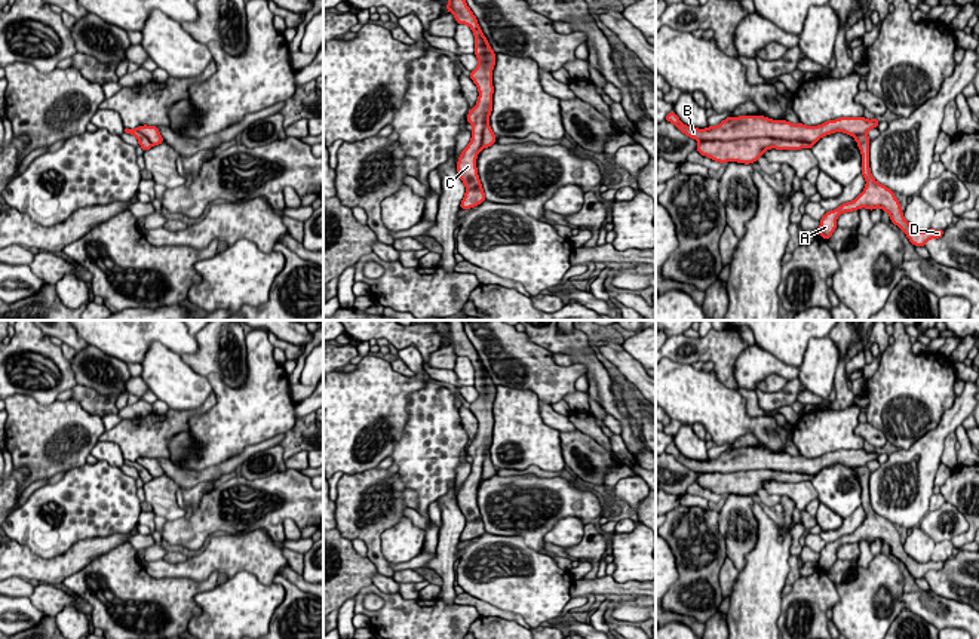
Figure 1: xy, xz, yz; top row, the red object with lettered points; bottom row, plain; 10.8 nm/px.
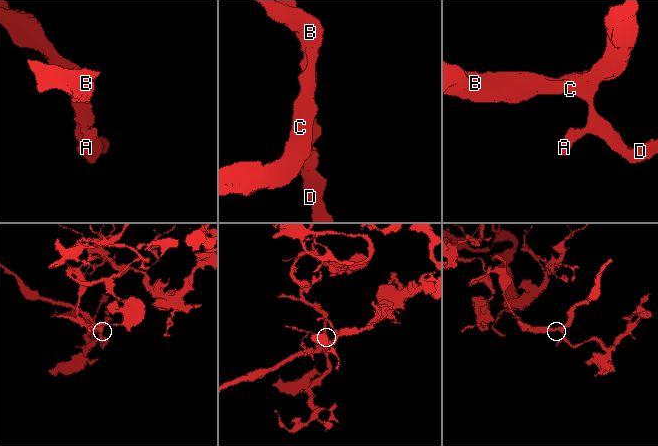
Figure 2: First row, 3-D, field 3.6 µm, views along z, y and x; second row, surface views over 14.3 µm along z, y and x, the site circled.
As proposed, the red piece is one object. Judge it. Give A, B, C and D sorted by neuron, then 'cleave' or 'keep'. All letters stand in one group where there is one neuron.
groups A B C D; keep

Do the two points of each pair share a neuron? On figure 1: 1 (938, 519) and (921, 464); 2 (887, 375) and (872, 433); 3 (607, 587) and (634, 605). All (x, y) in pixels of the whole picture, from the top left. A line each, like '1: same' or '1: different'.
1: different
2: different
3: different

